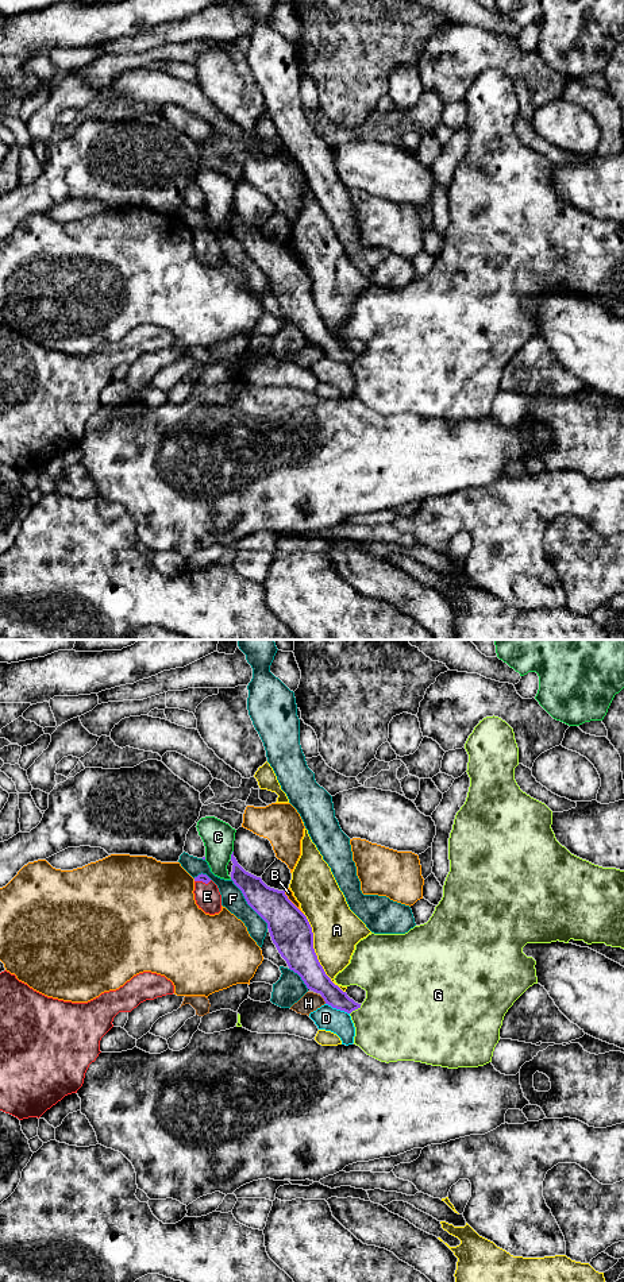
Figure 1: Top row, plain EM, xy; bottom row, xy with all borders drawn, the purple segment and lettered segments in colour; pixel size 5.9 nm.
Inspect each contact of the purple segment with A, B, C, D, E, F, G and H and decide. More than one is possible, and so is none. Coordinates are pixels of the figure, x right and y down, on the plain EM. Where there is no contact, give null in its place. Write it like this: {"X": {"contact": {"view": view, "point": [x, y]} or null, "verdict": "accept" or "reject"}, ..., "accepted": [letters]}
{"A": {"contact": {"view": "xy", "point": [315, 307]}, "verdict": "reject"}, "B": {"contact": {"view": "xy", "point": [292, 255]}, "verdict": "reject"}, "C": {"contact": {"view": "xy", "point": [231, 207]}, "verdict": "reject"}, "D": {"contact": {"view": "xy", "point": [338, 360]}, "verdict": "reject"}, "E": {"contact": {"view": "xy", "point": [203, 234]}, "verdict": "accept"}, "F": {"contact": {"view": "xy", "point": [247, 255]}, "verdict": "reject"}, "G": {"contact": {"view": "xy", "point": [355, 360]}, "verdict": "reject"}, "H": {"contact": {"view": "xy", "point": [324, 352]}, "verdict": "reject"}, "accepted": ["E"]}

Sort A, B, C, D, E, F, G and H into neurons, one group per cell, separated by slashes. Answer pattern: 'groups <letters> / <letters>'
groups A / B / C / D / E / F / G / H

